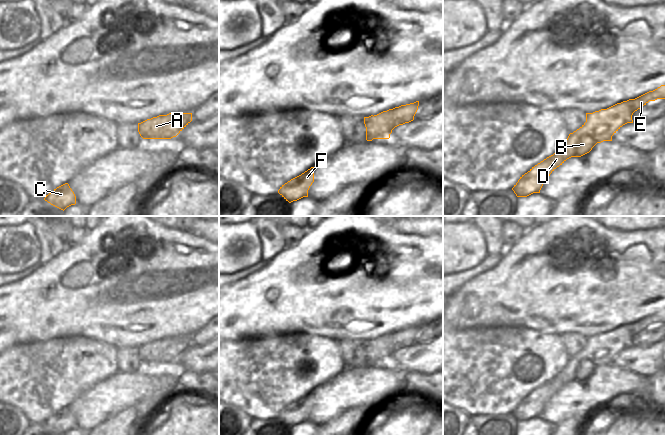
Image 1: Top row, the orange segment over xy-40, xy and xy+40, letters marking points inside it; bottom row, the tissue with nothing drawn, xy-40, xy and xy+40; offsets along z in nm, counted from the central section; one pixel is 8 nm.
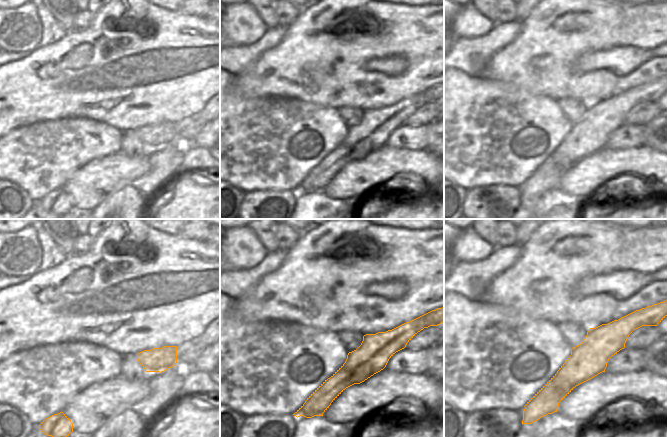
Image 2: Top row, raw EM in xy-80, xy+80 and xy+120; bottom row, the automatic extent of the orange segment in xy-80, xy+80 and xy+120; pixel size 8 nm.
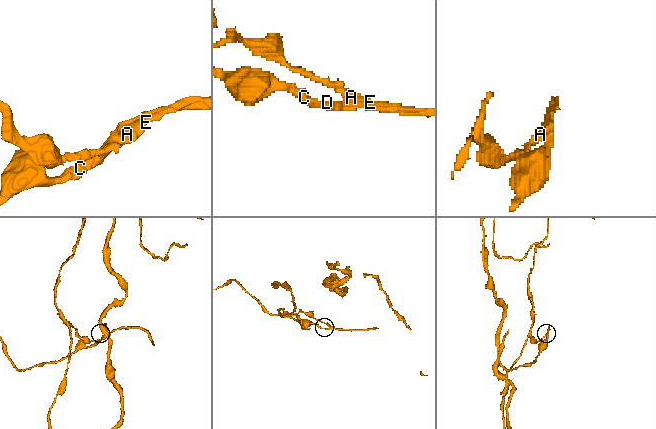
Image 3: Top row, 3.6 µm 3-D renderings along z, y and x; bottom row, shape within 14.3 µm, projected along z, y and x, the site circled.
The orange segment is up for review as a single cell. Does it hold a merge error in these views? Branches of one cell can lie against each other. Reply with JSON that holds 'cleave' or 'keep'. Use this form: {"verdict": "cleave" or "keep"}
{"verdict": "cleave"}

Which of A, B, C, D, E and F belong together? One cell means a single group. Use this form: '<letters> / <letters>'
A / B C D E F

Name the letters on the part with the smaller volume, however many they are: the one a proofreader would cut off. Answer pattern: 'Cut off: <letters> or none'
Cut off: B, C, D, E, F.

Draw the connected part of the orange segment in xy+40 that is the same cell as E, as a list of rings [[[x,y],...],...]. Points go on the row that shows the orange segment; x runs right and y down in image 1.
[[[665,85],[607,109],[586,113],[586,122],[570,133],[566,142],[553,155],[522,175],[512,190],[517,197],[540,193],[544,182],[557,167],[571,157],[581,157],[589,153],[597,143],[612,141],[612,136],[623,125],[633,123],[632,115],[635,111],[657,99],[665,99]]]

